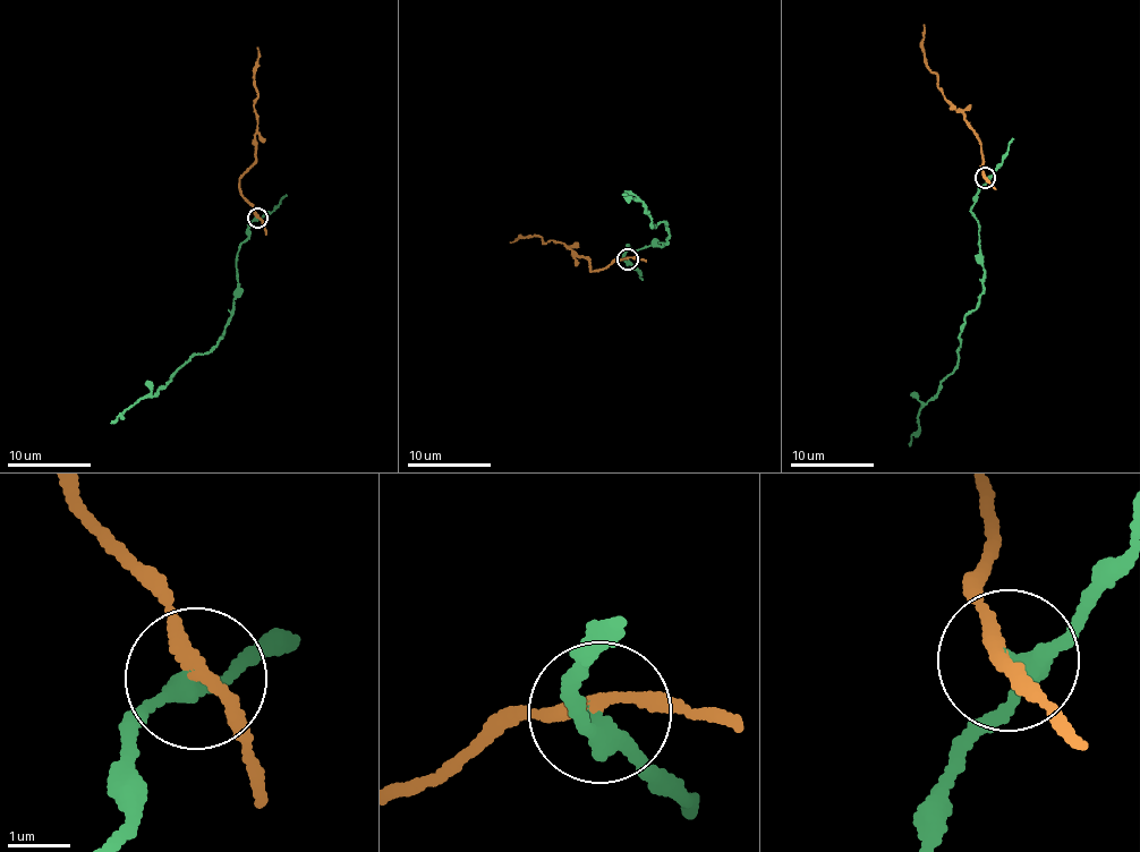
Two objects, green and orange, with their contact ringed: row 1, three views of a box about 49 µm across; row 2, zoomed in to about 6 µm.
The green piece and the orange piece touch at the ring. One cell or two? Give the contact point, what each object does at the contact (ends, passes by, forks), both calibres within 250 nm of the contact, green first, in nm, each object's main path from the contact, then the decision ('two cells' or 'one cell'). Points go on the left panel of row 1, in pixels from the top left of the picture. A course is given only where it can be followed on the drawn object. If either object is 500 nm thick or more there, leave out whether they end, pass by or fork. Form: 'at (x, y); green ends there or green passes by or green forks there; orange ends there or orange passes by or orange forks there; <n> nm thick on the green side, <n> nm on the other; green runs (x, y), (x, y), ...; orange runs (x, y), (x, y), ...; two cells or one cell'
at (257, 218); green passes by; orange passes by; 260 nm thick on the green side, 200 nm on the other; green runs (256, 218), (236, 260), (237, 296), (226, 332), (211, 350), (189, 358), (152, 398), (143, 395), (110, 423); orange runs (256, 218), (254, 206), (243, 196), (239, 180), (255, 159), (253, 103), (257, 95), (255, 83), (257, 47); two cells

